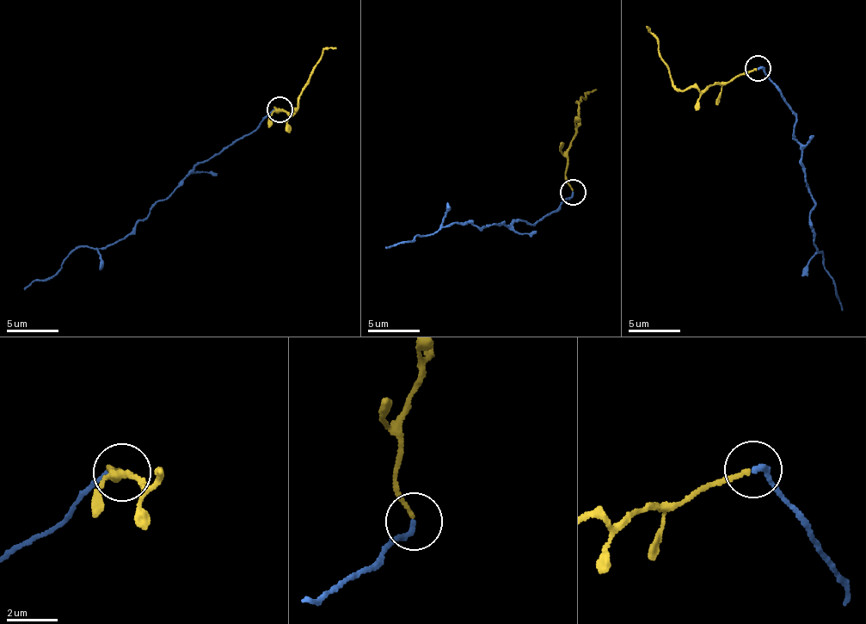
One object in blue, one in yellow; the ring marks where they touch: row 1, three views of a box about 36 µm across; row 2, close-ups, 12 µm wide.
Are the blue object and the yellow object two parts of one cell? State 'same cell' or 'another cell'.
same cell

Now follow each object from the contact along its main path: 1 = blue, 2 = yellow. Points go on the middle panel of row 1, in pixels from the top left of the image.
1: (574, 191), (566, 200), (532, 225), (515, 221), (482, 229), (471, 220), (457, 221), (408, 243), (385, 246)
2: (574, 191), (565, 169), (567, 149), (578, 125), (578, 106), (596, 88)

